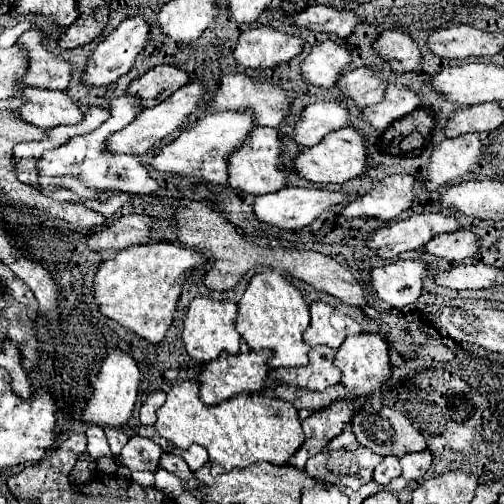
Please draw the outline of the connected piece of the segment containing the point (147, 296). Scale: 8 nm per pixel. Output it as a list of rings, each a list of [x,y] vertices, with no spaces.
[[[174,243],[134,245],[126,251],[118,251],[106,259],[94,275],[96,305],[104,317],[116,321],[120,327],[150,343],[160,343],[172,323],[182,291],[182,279],[186,279],[198,263],[206,263],[200,253]]]

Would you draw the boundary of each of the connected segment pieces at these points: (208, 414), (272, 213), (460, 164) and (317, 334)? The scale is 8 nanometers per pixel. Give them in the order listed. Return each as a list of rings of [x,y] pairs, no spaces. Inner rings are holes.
[[[194,381],[172,385],[172,391],[166,395],[166,403],[158,409],[158,421],[154,427],[164,439],[172,441],[182,451],[186,451],[192,443],[202,445],[210,455],[210,463],[220,471],[230,471],[234,467],[250,467],[260,461],[266,461],[272,465],[288,465],[288,459],[306,441],[306,435],[298,419],[298,411],[288,401],[274,399],[270,395],[236,395],[232,399],[226,399],[220,405],[204,405],[198,399],[198,385]]]
[[[284,187],[280,191],[274,193],[266,193],[266,195],[258,195],[254,201],[254,215],[258,221],[278,227],[278,229],[286,229],[286,231],[296,231],[302,229],[304,225],[312,223],[322,211],[332,209],[342,205],[344,201],[348,201],[346,193],[336,193],[336,191],[326,191],[326,189],[302,189],[302,187]]]
[[[476,133],[458,135],[454,139],[444,139],[432,149],[428,161],[428,173],[424,187],[426,191],[438,191],[448,181],[470,173],[480,155],[480,139]]]
[[[322,301],[310,305],[310,317],[312,321],[304,335],[304,341],[310,347],[326,345],[330,349],[338,349],[348,335],[362,333],[362,327],[354,319],[332,309]]]

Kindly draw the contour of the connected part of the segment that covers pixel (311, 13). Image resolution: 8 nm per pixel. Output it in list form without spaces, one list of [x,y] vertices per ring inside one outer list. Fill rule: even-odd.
[[[314,5],[296,13],[290,19],[290,23],[296,27],[308,27],[312,31],[346,39],[354,31],[354,27],[360,23],[360,19],[356,17],[354,11],[338,11],[334,7]]]

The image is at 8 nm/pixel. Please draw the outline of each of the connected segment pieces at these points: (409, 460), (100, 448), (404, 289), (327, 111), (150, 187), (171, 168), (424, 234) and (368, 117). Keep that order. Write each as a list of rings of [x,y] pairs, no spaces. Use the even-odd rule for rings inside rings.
[[[422,451],[418,455],[404,455],[400,459],[400,465],[402,465],[402,477],[408,481],[408,483],[414,483],[414,481],[420,481],[428,467],[432,463],[432,455],[430,451]]]
[[[90,425],[86,432],[87,449],[86,451],[90,456],[95,458],[112,457],[104,430],[102,427]]]
[[[396,261],[370,271],[376,297],[392,307],[412,305],[422,293],[422,279],[428,265],[422,261]]]
[[[312,103],[304,107],[304,111],[300,113],[300,119],[294,123],[292,139],[300,147],[312,147],[314,143],[318,143],[318,139],[326,137],[330,131],[342,129],[346,125],[348,125],[348,111],[340,103]]]
[[[128,95],[108,101],[106,107],[110,111],[110,117],[96,131],[74,137],[52,151],[44,151],[42,157],[38,159],[38,167],[36,167],[38,175],[74,175],[88,187],[96,187],[96,189],[118,189],[118,191],[128,191],[128,193],[138,193],[138,195],[154,193],[158,189],[158,183],[148,179],[150,171],[146,165],[140,163],[138,155],[106,155],[102,151],[102,147],[106,147],[106,139],[114,131],[126,127],[126,123],[130,123],[142,111],[142,107],[138,107],[138,101],[130,99]]]
[[[224,111],[224,113],[208,113],[190,127],[182,129],[180,135],[166,143],[154,159],[148,163],[152,169],[170,175],[170,177],[186,177],[186,179],[198,179],[208,185],[226,185],[226,155],[246,139],[248,131],[254,129],[250,115],[238,113],[238,111]]]
[[[420,213],[404,221],[396,221],[384,227],[378,227],[370,233],[366,245],[382,259],[394,259],[400,253],[420,249],[434,235],[460,229],[454,215],[442,213]]]
[[[388,85],[384,91],[384,99],[368,109],[360,111],[360,119],[378,131],[384,131],[392,121],[396,121],[398,117],[404,117],[408,113],[412,113],[420,103],[420,97],[402,87],[402,85]]]

